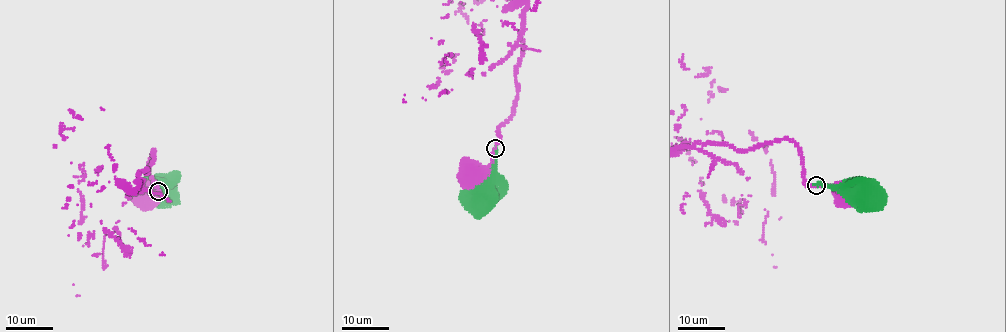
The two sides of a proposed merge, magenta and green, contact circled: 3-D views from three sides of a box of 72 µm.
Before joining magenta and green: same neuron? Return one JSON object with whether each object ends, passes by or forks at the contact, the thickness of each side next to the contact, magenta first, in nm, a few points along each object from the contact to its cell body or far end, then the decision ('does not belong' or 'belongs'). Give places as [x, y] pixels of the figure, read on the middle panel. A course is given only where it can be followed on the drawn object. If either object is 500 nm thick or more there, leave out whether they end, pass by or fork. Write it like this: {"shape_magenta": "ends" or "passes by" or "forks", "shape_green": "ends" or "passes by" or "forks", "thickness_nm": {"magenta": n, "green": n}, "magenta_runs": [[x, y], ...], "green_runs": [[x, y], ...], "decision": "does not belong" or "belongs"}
{"shape_magenta": "passes by", "shape_green": "ends", "thickness_nm": {"magenta": 360, "green": 440}, "magenta_runs": [[495, 149], [493, 163], [488, 167], [470, 169], [465, 175], [468, 177]], "green_runs": [[495, 148], [493, 184], [482, 197]], "decision": "does not belong"}

